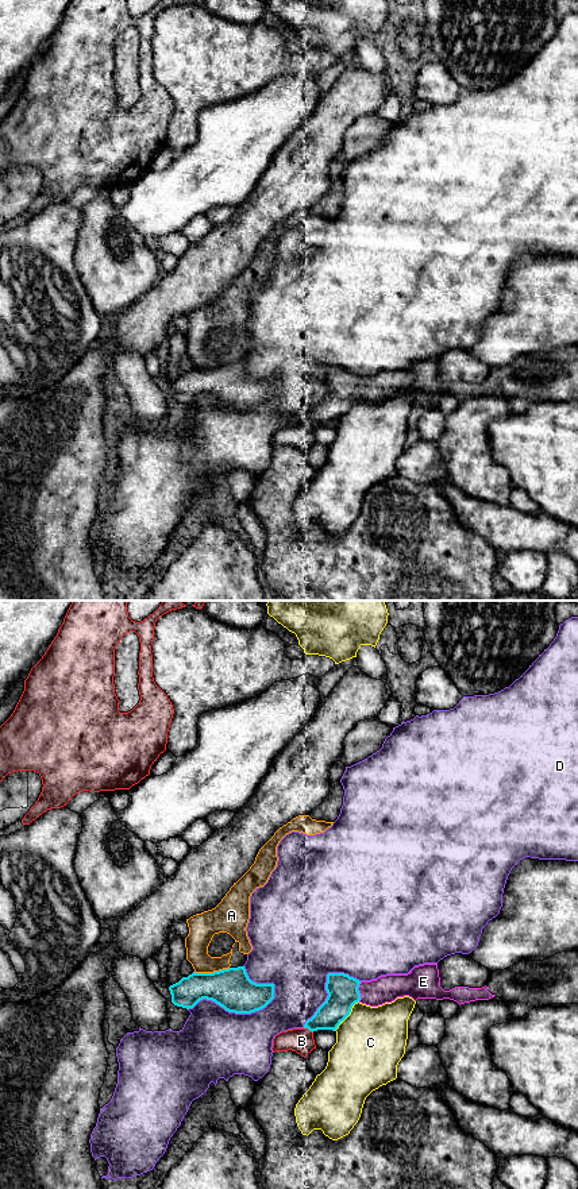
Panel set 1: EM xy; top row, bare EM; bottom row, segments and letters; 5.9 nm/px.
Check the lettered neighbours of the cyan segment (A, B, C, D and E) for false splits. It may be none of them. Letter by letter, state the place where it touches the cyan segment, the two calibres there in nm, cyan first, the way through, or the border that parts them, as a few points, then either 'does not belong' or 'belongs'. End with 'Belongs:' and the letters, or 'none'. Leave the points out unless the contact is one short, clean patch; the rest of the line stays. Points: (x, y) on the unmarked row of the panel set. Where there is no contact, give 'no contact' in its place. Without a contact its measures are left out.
A: contact xy (211, 369); calibres 240 and 140 nm; does not belong
B: contact xy (308, 424); calibres 160 and 150 nm; does not belong
C: contact xy (349, 409); calibres 180 and 420 nm; border xy (358, 396), (350, 409), (334, 425); does not belong
D: contact xy (237, 408); calibres 240 and 420 nm; does not belong
E: contact xy (358, 386); calibres 180 and 160 nm; way xy (342, 385), (358, 386), (382, 386), (386, 383); belongs
Belongs: E

